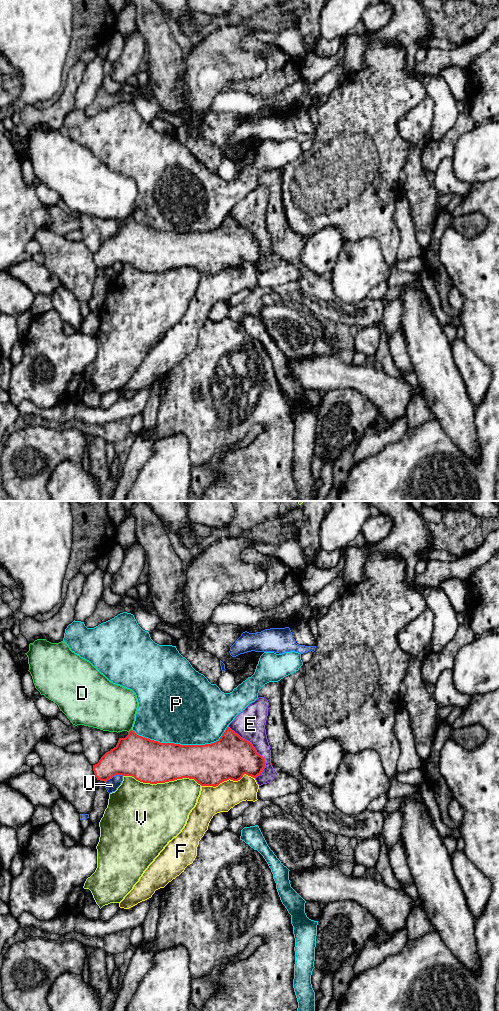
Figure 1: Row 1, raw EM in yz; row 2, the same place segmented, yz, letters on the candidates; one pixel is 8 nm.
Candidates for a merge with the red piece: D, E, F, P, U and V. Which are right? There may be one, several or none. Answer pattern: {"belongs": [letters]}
{"belongs": []}

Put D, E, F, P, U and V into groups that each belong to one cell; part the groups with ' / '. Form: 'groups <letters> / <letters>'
groups D / E / F / P / U / V

